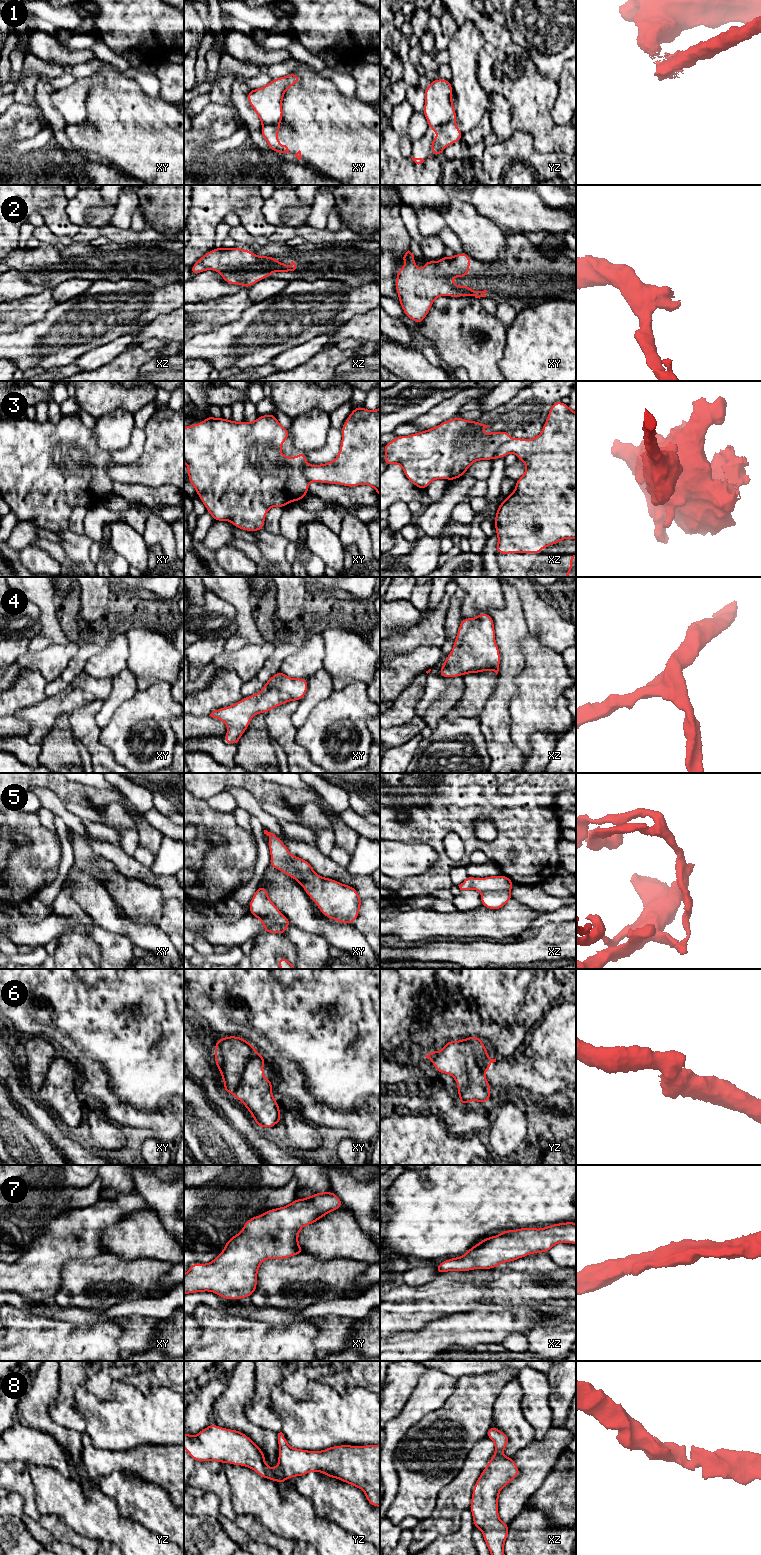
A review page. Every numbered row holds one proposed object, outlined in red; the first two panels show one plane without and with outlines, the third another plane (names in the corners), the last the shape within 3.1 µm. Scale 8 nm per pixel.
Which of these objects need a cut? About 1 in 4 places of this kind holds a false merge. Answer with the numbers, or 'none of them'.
1, 3, 5, 6

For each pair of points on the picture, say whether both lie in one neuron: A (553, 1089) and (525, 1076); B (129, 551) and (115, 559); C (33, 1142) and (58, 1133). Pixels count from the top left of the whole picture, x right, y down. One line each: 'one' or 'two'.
A: one
B: two
C: two

